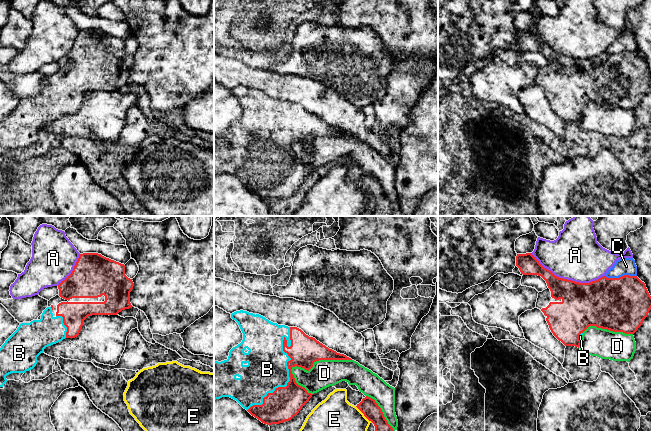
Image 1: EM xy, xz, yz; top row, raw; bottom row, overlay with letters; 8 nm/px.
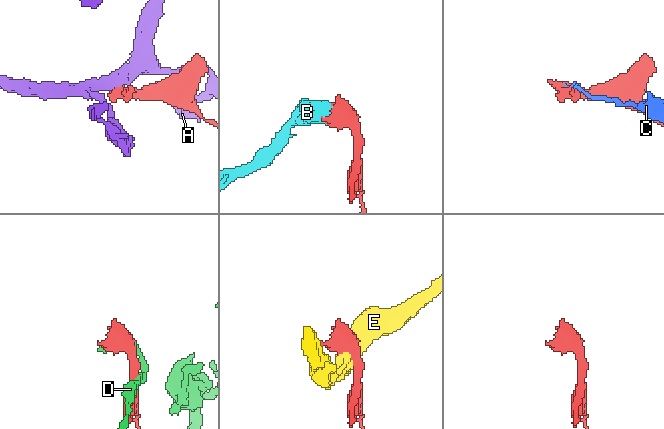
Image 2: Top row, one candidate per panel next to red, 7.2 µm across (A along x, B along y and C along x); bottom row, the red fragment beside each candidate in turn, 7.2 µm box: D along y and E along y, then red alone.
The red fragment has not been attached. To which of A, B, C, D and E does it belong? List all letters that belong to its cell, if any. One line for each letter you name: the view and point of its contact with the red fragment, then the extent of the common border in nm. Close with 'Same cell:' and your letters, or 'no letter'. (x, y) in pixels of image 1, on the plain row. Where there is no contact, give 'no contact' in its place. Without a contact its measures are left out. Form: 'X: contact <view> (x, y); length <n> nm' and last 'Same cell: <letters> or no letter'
B: contact xz (289, 146); length 750 nm
Same cell: B

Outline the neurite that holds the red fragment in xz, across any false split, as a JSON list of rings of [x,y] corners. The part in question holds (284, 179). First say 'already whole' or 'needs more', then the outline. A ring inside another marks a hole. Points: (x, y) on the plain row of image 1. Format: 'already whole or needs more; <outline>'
needs more; [[[243,86],[232,89],[231,94],[238,99],[243,109],[243,116],[230,126],[227,136],[214,137],[214,176],[230,173],[252,192],[269,202],[291,196],[313,171],[296,159],[291,147],[293,143],[297,142],[309,147],[319,136],[352,136],[344,130],[329,125],[297,103],[279,102],[259,90],[255,91]]]

